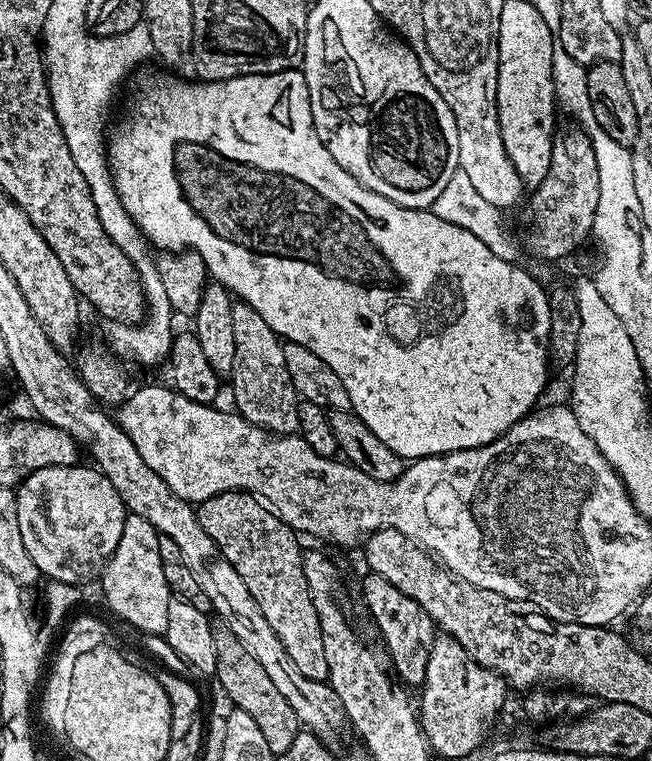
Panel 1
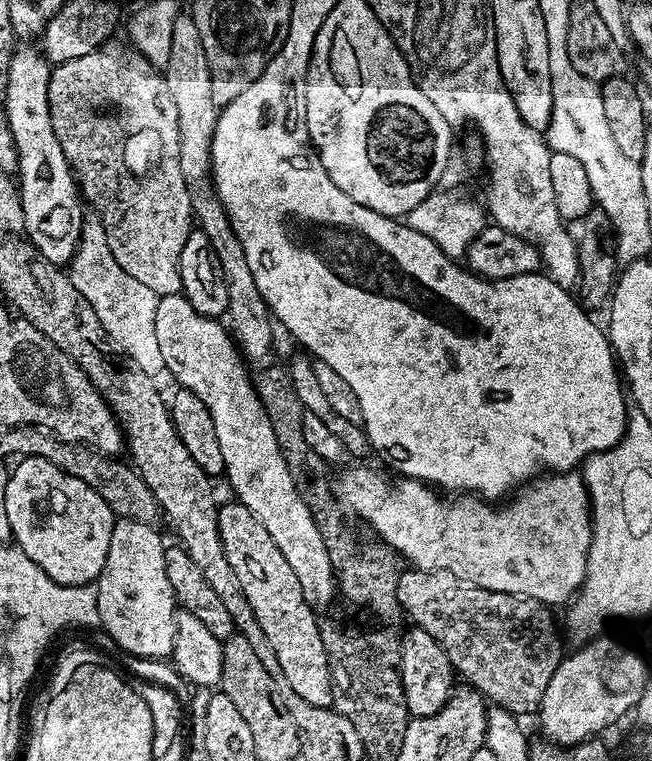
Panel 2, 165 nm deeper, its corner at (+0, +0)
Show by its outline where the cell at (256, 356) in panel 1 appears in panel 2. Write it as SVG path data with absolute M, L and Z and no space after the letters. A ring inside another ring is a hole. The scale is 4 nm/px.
M180 14L174 22L173 41L168 55L168 66L164 72L164 81L170 86L170 95L174 98L175 109L178 110L182 178L186 178L186 190L190 194L192 215L199 231L204 232L206 238L210 238L210 246L214 246L214 254L218 254L222 274L226 278L227 327L245 361L264 360L272 352L274 317L269 312L262 294L258 294L258 286L254 286L254 274L250 274L250 266L246 266L246 252L242 250L242 242L238 242L234 230L228 225L228 220L224 216L223 208L210 191L212 139L216 129L218 106L212 97L210 66L206 62L206 50L202 50L202 38L198 38L198 26L194 26L191 15Z

